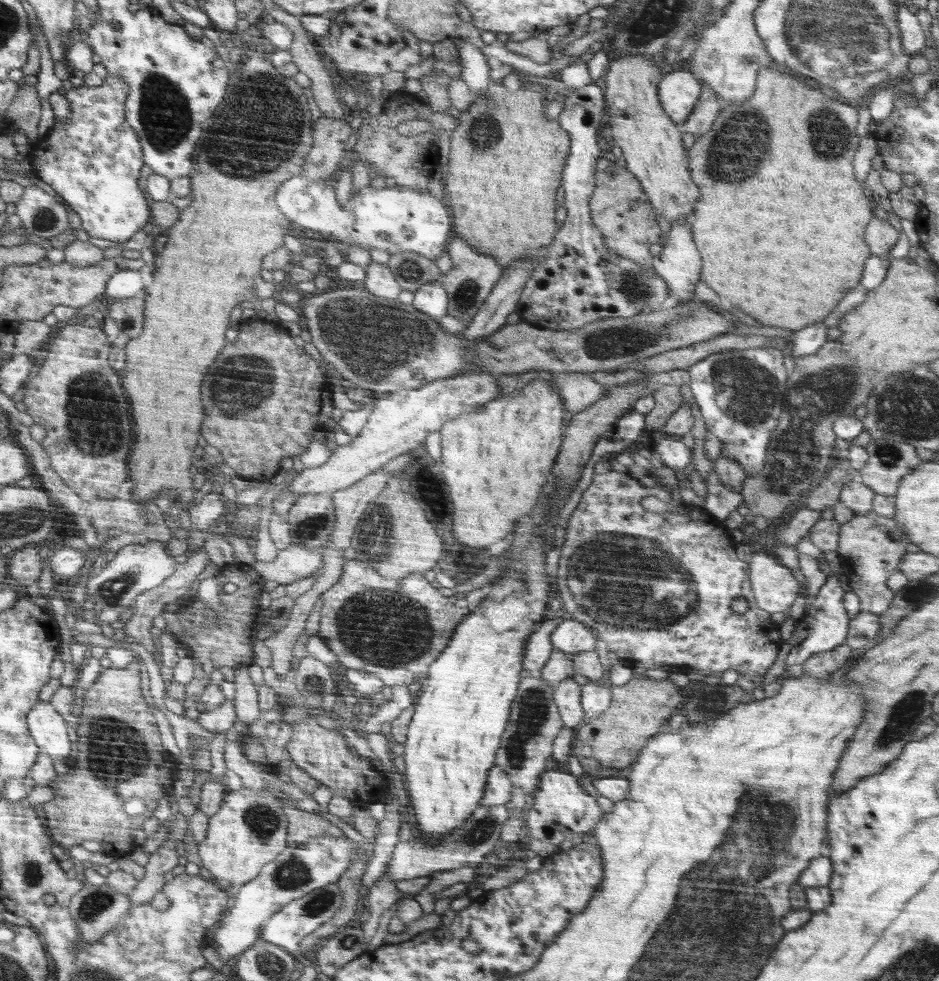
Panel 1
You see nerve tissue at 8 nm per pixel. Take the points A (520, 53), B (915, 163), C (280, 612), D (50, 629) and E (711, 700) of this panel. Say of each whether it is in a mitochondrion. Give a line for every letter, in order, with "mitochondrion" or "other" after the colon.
A: other
B: other
C: other
D: other
E: mitochondrion

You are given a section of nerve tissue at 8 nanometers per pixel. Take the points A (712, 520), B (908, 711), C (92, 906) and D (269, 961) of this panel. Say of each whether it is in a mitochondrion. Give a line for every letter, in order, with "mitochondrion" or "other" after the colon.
A: other
B: mitochondrion
C: mitochondrion
D: mitochondrion

